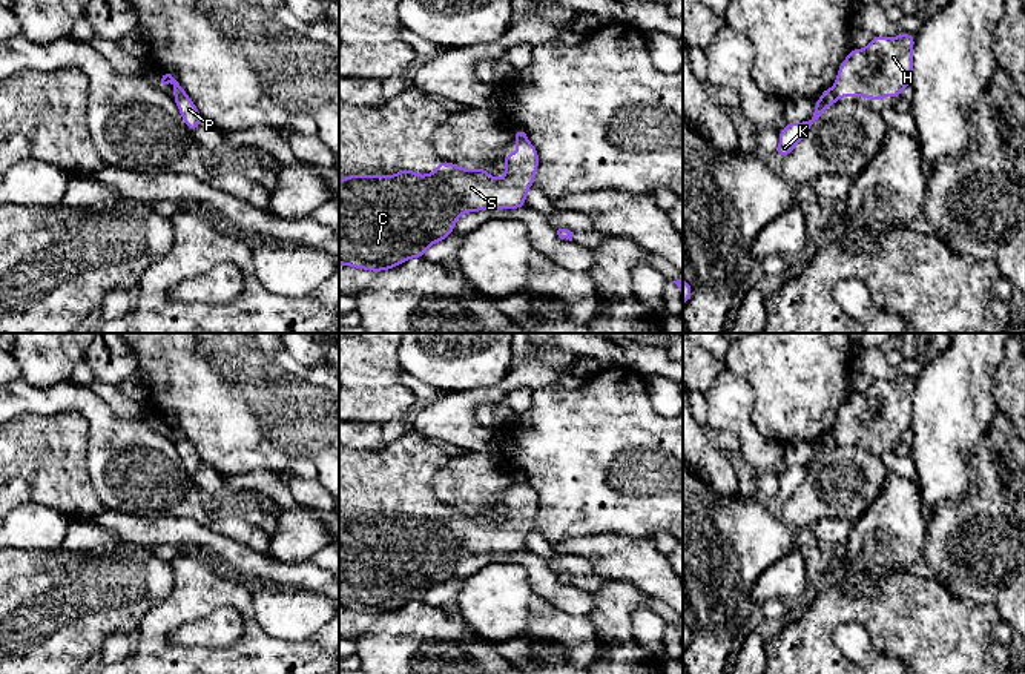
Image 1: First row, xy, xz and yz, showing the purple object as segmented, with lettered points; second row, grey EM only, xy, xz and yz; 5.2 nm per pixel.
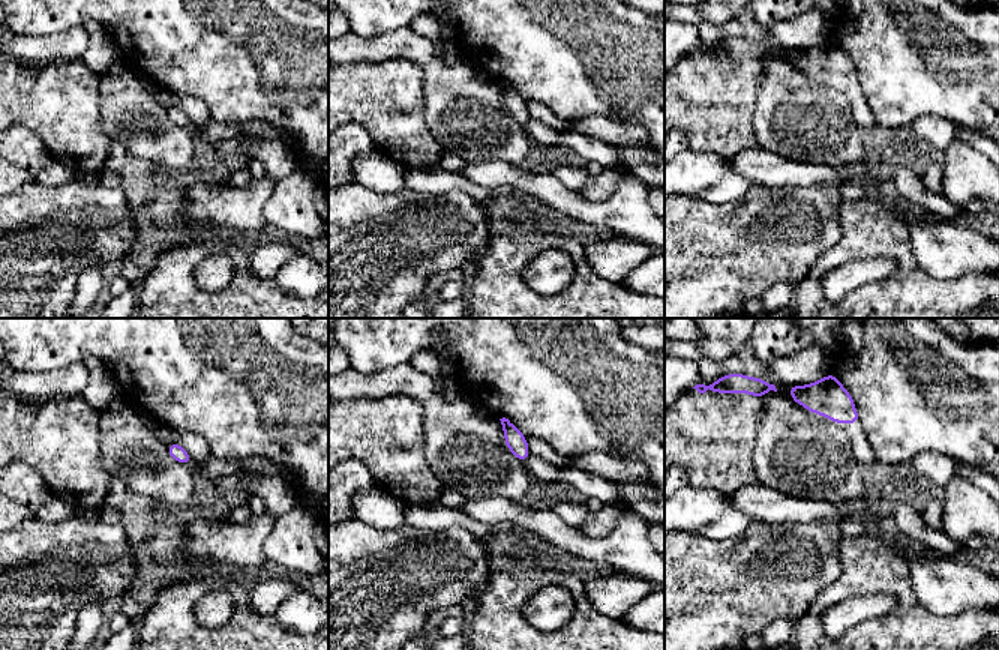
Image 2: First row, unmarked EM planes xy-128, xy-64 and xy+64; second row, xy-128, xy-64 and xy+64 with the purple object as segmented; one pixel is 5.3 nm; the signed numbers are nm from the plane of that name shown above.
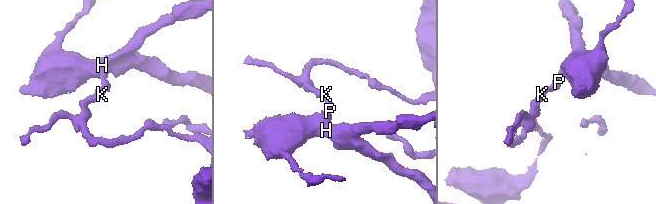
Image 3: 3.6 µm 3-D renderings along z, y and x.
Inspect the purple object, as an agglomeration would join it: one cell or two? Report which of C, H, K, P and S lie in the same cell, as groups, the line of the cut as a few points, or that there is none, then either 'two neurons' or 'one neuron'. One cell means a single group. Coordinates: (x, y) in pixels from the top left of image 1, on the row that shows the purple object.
groups C H S / K P; cut xy (174, 94), (186, 95); two neurons

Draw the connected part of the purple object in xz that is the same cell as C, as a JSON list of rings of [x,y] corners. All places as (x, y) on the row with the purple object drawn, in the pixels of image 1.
[[[517,141],[517,152],[503,155],[506,172],[500,180],[485,167],[463,169],[445,160],[428,175],[402,169],[397,175],[347,175],[339,181],[339,264],[382,272],[410,258],[424,258],[425,250],[450,236],[459,216],[483,209],[525,207],[526,192],[534,184],[539,152],[528,141]]]

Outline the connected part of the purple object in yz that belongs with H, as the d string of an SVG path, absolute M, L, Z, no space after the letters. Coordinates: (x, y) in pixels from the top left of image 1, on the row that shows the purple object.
M904 32L895 38L875 35L867 48L850 49L833 83L836 98L901 97L911 84L913 45L915 34Z

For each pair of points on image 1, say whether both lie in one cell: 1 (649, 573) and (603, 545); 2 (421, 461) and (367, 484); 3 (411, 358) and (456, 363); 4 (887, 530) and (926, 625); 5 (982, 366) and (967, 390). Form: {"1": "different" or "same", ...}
{"1": "same", "2": "same", "3": "same", "4": "different", "5": "same"}

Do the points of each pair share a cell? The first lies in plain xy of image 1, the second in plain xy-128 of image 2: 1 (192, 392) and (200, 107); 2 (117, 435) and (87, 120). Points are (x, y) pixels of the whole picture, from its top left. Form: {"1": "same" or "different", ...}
{"1": "different", "2": "different"}

